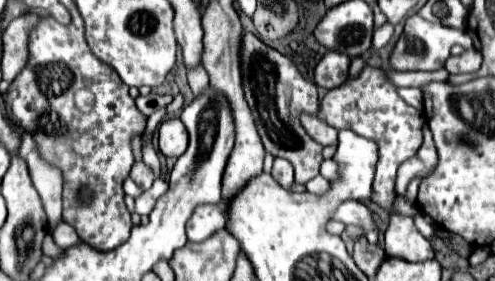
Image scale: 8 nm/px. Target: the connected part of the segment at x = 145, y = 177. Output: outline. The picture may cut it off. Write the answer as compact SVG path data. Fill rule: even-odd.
M134 163L132 171L130 171L130 177L134 179L134 183L136 183L142 191L148 191L148 189L152 187L152 181L154 181L152 171L150 171L144 163Z

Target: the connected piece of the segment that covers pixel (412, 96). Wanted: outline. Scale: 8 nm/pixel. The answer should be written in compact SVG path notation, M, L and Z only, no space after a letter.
M398 89L398 95L412 107L418 109L418 105L422 105L422 93L420 89Z

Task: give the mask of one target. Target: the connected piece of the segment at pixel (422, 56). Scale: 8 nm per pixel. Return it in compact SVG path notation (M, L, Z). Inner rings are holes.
M412 15L406 19L404 33L394 47L390 65L392 65L392 69L398 69L398 71L436 71L436 69L444 67L446 59L450 57L450 49L454 45L462 45L464 49L470 49L472 39L464 31L450 29L450 27L444 27L438 23L430 23L430 21L422 19L420 15Z

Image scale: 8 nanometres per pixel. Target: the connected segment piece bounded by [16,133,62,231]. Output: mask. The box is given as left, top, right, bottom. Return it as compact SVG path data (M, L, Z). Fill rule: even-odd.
M22 133L16 155L28 163L32 185L38 191L48 215L48 231L54 231L62 221L62 173L40 159L30 133Z

